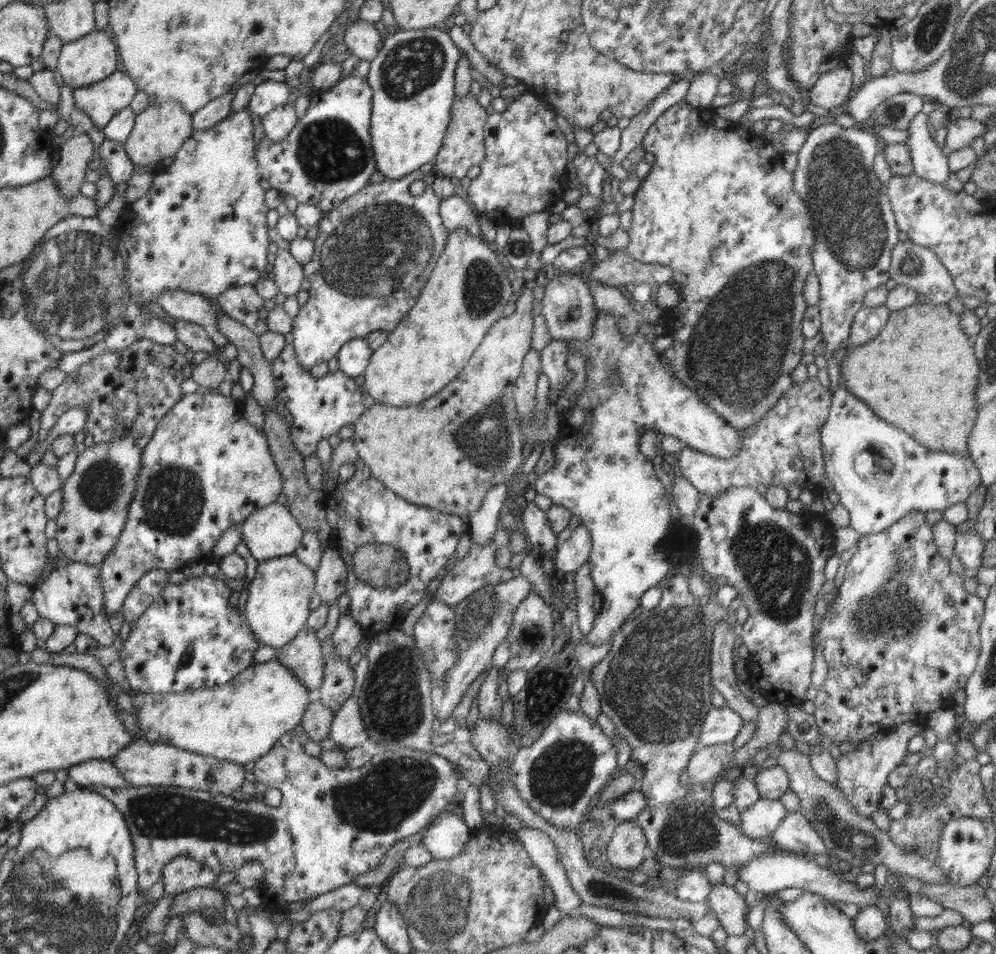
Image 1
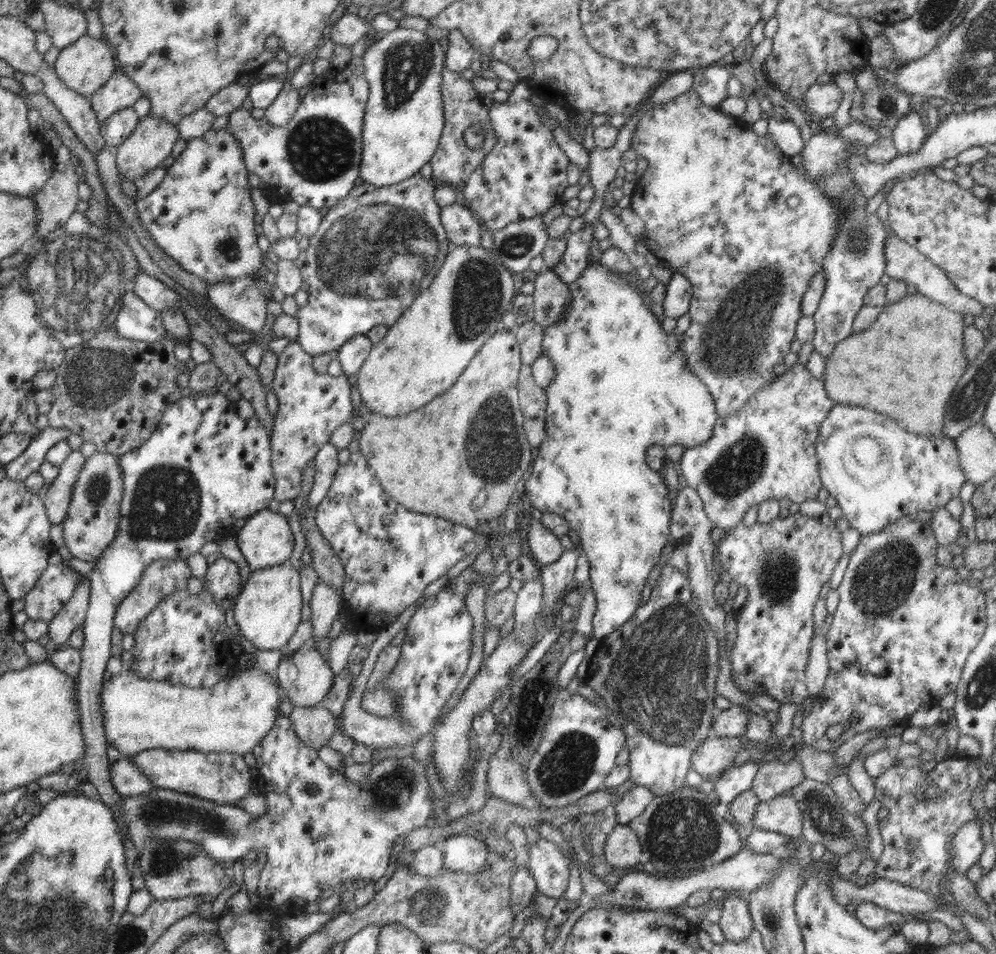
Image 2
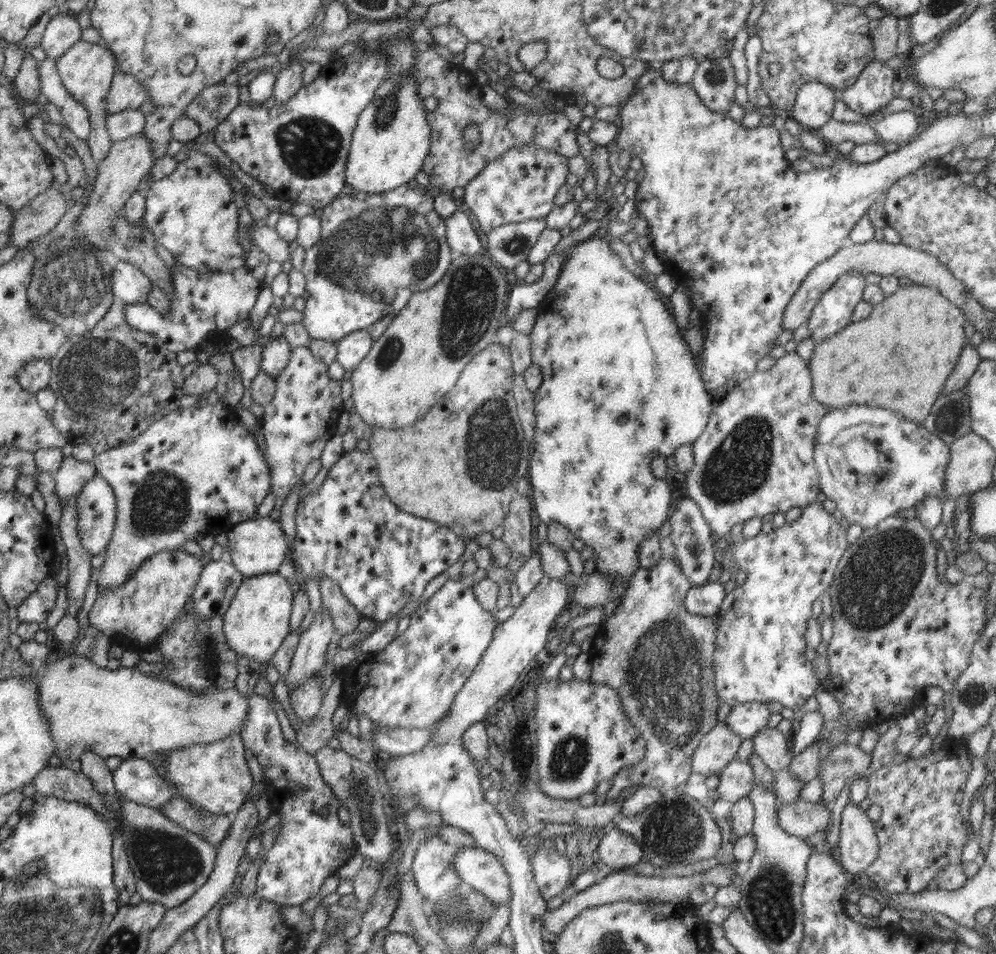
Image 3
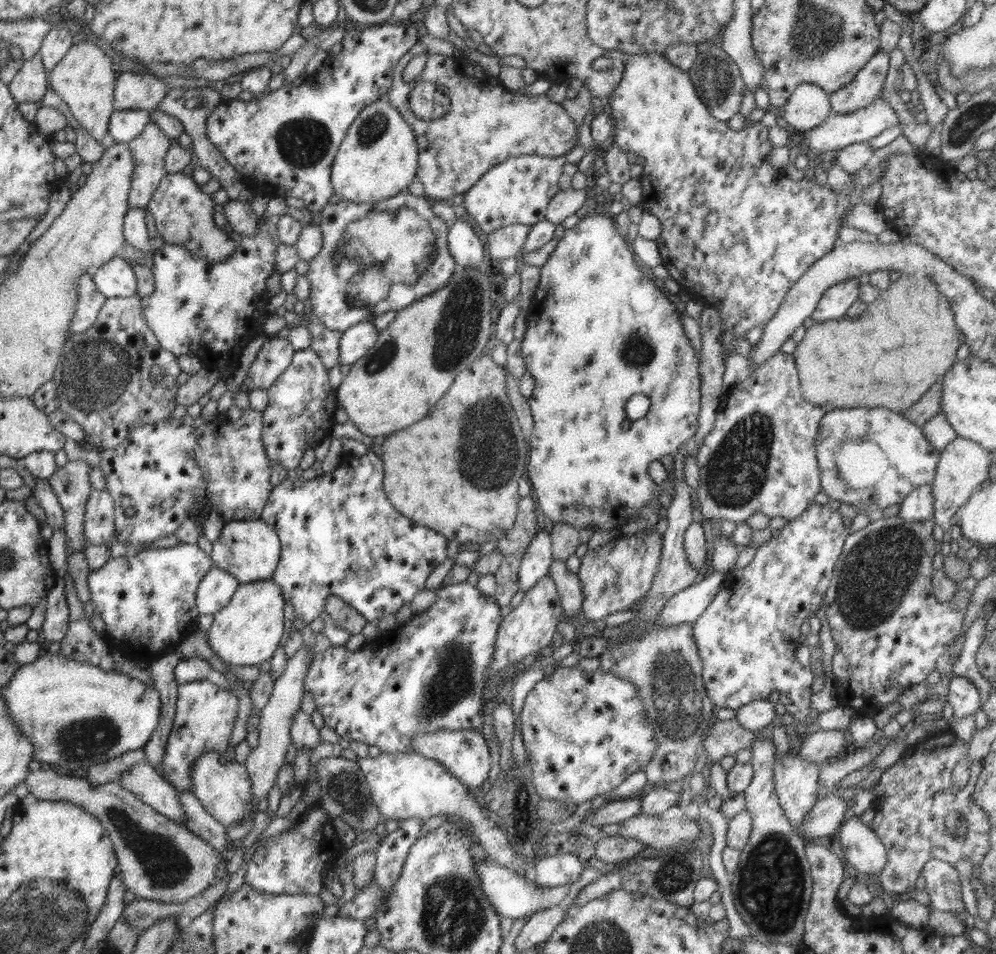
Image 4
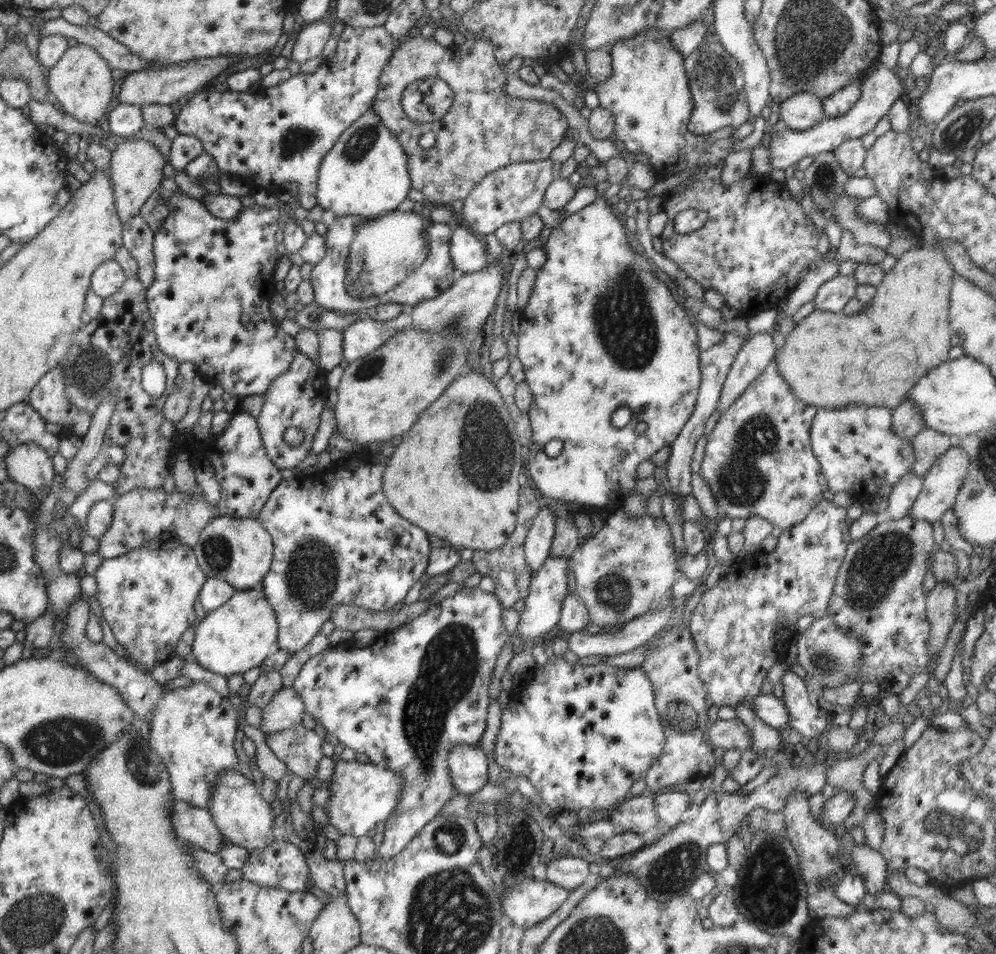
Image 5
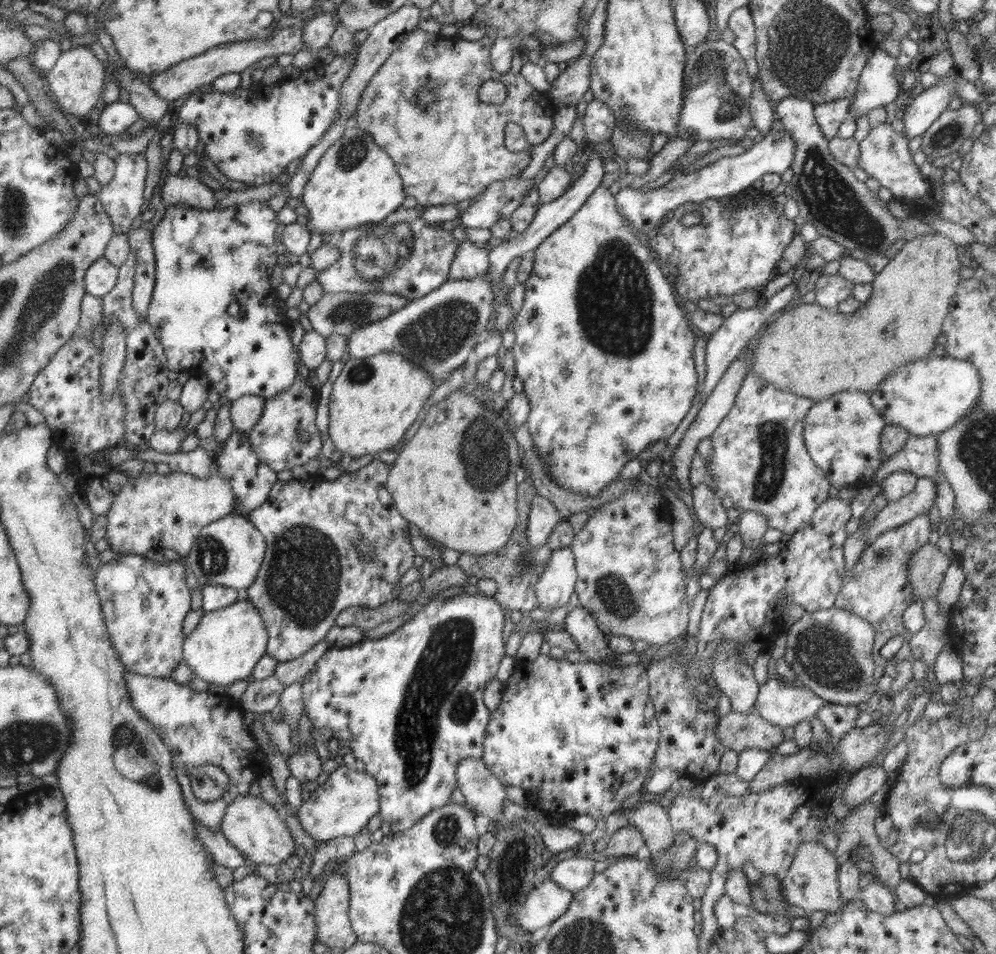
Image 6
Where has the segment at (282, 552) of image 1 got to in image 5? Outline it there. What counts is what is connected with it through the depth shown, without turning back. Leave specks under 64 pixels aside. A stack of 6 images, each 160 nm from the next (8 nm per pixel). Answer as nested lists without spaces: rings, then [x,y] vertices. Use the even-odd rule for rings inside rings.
[[[229,516],[214,517],[201,530],[198,542],[193,546],[202,573],[207,578],[226,580],[238,591],[262,587],[262,580],[274,558],[273,550],[270,533],[256,519],[235,519]]]

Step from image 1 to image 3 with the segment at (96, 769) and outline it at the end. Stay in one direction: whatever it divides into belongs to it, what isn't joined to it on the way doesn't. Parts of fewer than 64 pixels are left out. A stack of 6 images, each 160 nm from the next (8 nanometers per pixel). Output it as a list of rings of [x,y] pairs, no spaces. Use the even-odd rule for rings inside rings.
[[[145,758],[123,759],[113,771],[113,783],[121,796],[155,809],[173,797],[172,788]]]

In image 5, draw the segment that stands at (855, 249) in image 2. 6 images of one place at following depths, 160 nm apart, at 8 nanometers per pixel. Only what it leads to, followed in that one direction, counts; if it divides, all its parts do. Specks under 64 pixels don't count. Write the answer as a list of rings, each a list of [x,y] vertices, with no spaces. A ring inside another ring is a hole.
[[[836,275],[820,285],[813,300],[815,308],[831,313],[840,313],[848,300],[855,296],[858,285],[853,275]]]

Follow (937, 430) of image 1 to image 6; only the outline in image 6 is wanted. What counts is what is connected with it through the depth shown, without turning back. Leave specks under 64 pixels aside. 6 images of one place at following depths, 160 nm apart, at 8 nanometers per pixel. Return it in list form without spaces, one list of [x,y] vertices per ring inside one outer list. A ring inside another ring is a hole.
[[[940,233],[922,235],[906,241],[902,246],[903,249],[889,260],[880,273],[876,274],[871,282],[873,289],[870,298],[866,303],[861,303],[854,314],[842,313],[839,310],[828,310],[816,302],[802,303],[800,306],[795,305],[791,311],[784,311],[774,322],[768,325],[762,336],[760,336],[759,345],[753,350],[754,366],[752,366],[751,372],[761,376],[767,383],[773,384],[778,389],[790,391],[813,402],[818,402],[842,391],[860,391],[868,394],[877,391],[877,386],[892,371],[904,366],[904,364],[910,364],[910,362],[916,362],[916,360],[922,360],[922,358],[930,358],[934,354],[932,349],[936,346],[936,338],[939,334],[942,334],[942,323],[948,320],[949,306],[955,295],[958,283],[961,281],[960,268],[962,265],[958,261],[956,247],[957,244],[951,238]]]

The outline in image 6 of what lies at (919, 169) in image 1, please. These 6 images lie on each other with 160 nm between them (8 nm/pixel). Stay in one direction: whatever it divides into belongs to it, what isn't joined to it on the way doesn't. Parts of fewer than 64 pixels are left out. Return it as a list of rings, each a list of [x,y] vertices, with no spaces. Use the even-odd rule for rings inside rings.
[[[879,46],[869,54],[866,66],[862,69],[856,94],[852,96],[852,108],[849,118],[854,122],[869,111],[885,108],[902,91],[896,72],[898,71],[896,58],[882,50]],[[784,130],[770,133],[759,137],[754,146],[744,154],[728,156],[704,166],[704,168],[689,173],[675,172],[673,179],[670,179],[661,187],[652,185],[647,188],[632,188],[624,183],[616,198],[617,212],[621,214],[636,232],[648,234],[667,214],[668,210],[674,210],[681,204],[704,205],[709,199],[721,199],[724,196],[734,196],[747,191],[749,186],[761,179],[766,173],[776,172],[782,175],[794,162],[795,152],[798,150],[796,141]]]

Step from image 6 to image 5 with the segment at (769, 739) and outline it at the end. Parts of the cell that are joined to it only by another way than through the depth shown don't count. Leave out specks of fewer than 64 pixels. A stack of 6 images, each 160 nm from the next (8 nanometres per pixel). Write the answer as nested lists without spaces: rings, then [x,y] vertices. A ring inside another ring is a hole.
[[[738,717],[729,720],[718,719],[709,725],[707,733],[718,753],[730,749],[743,751],[751,748],[751,732]]]

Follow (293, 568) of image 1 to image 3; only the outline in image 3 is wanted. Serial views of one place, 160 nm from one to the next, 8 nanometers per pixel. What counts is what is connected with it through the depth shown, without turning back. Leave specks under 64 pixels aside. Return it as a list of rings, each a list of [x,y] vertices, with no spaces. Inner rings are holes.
[[[277,573],[245,578],[240,584],[230,607],[223,614],[224,636],[228,646],[241,656],[258,660],[262,668],[274,656],[274,652],[286,639],[290,631],[291,609],[293,606],[293,589],[286,578]]]

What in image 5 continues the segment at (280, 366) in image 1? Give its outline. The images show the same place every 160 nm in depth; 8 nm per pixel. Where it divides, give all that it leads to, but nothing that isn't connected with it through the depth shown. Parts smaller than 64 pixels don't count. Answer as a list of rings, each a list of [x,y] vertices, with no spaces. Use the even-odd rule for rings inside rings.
[[[298,352],[292,364],[280,376],[277,376],[263,394],[263,407],[257,416],[258,428],[266,454],[276,468],[289,468],[294,470],[312,450],[312,439],[320,422],[324,404],[326,402],[329,386],[327,385],[327,372],[318,367],[317,361]],[[290,426],[301,428],[306,434],[304,441],[297,447],[288,445],[284,441],[284,431]]]

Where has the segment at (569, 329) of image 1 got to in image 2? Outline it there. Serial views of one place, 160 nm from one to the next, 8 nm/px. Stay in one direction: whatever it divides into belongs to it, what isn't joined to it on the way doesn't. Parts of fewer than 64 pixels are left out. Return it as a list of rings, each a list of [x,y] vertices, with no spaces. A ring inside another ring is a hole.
[[[552,268],[542,269],[534,282],[533,321],[547,327],[561,319],[568,304],[569,283],[562,282]]]

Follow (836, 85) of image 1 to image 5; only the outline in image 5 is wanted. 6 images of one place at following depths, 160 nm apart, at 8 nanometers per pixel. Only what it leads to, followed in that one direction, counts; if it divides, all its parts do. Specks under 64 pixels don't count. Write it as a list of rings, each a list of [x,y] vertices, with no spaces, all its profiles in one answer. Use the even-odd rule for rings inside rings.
[[[806,92],[792,95],[780,105],[781,125],[794,131],[812,129],[824,120],[824,106],[818,96]]]

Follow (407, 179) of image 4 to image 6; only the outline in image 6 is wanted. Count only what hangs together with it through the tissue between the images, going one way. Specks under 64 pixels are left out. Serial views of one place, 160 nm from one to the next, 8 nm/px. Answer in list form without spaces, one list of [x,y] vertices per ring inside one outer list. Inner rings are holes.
[[[352,123],[344,130],[340,139],[335,141],[320,158],[301,194],[302,209],[310,218],[306,228],[316,229],[321,235],[342,233],[365,224],[380,224],[397,210],[405,198],[402,177],[396,172],[390,155],[376,145],[369,132],[362,131]]]

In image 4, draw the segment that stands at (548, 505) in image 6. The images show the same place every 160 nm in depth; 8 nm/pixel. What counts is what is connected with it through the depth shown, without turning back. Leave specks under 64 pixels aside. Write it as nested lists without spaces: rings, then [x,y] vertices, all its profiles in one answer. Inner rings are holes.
[[[538,531],[530,541],[519,567],[518,586],[526,592],[546,576],[552,565],[552,545],[549,533]]]

